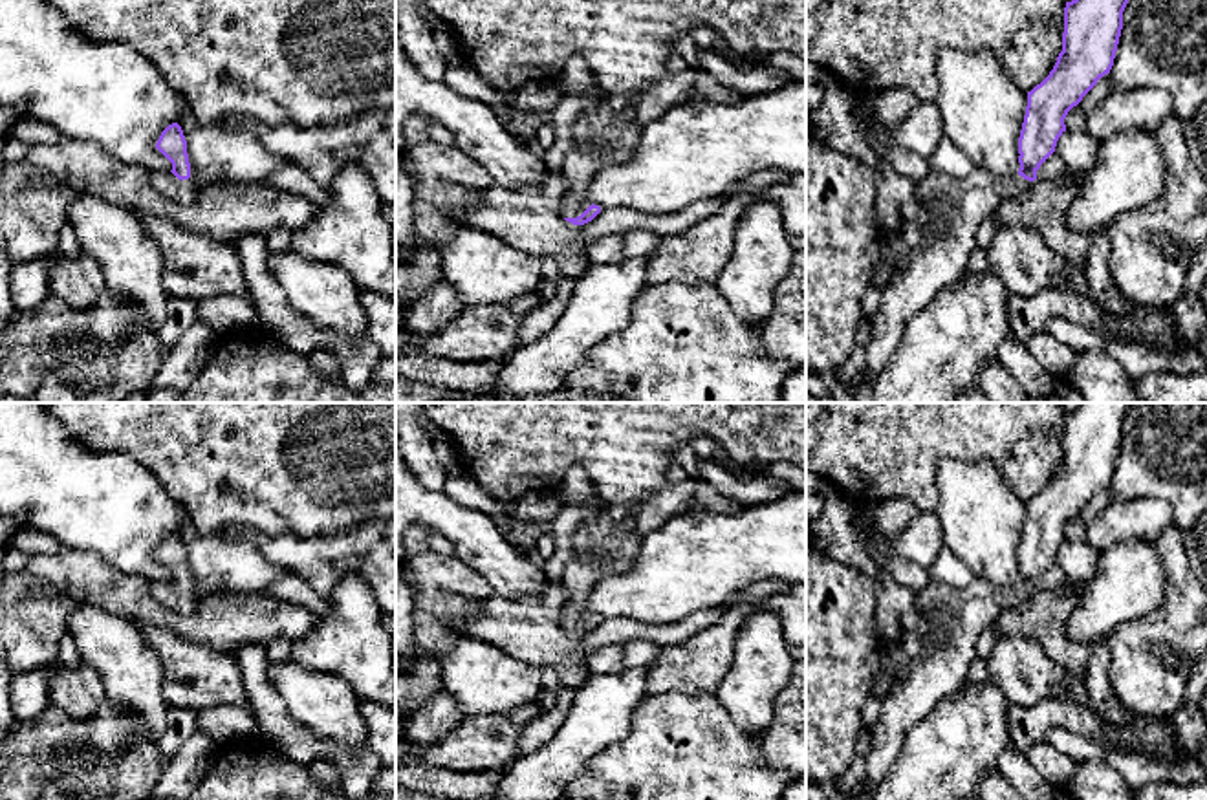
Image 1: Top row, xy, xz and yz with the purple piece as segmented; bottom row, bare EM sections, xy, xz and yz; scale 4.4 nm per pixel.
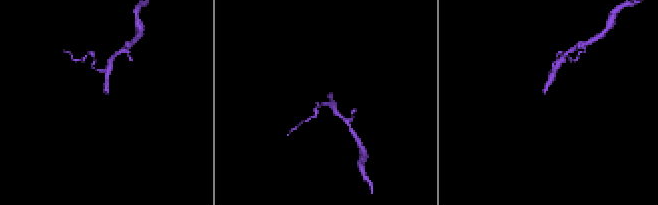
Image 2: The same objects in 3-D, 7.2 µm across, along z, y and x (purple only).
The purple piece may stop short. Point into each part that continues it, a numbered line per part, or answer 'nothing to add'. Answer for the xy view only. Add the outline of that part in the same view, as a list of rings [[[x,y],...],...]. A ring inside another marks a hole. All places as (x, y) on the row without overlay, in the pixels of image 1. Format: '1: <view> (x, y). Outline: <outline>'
1: xy (184, 601). Outline: [[[152,582],[150,589],[158,599],[165,600],[174,610],[194,610],[196,593],[190,588],[181,591],[172,582]]]

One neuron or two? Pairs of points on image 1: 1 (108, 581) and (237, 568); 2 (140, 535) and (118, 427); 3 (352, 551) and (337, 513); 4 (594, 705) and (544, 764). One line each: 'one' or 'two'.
1: two
2: two
3: two
4: one

